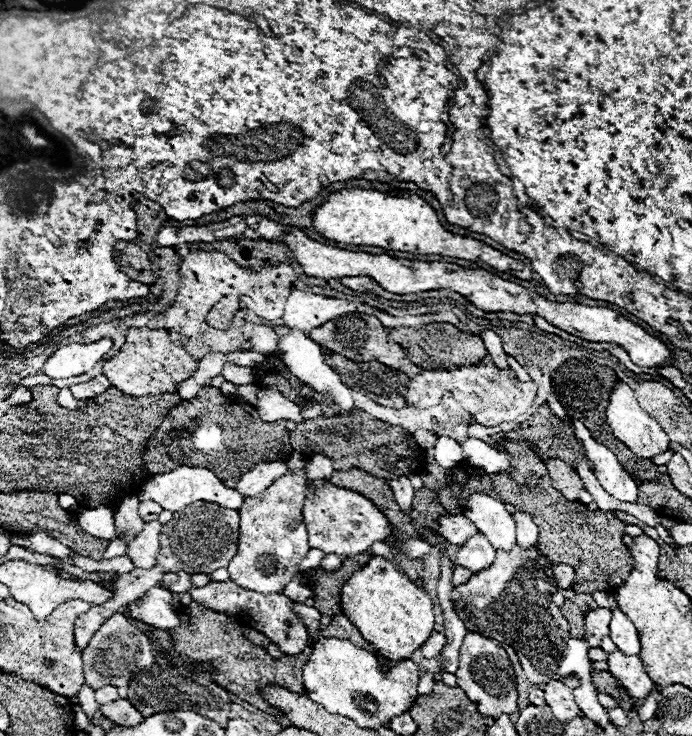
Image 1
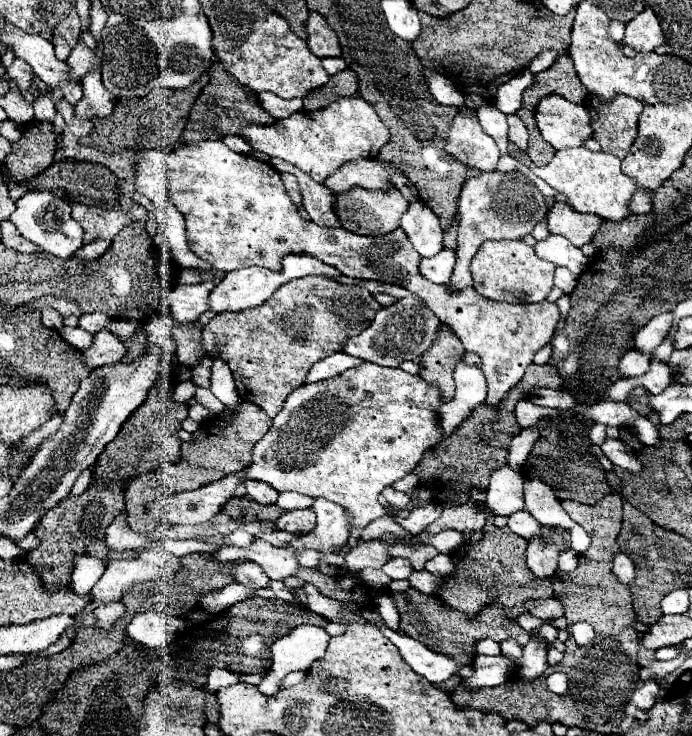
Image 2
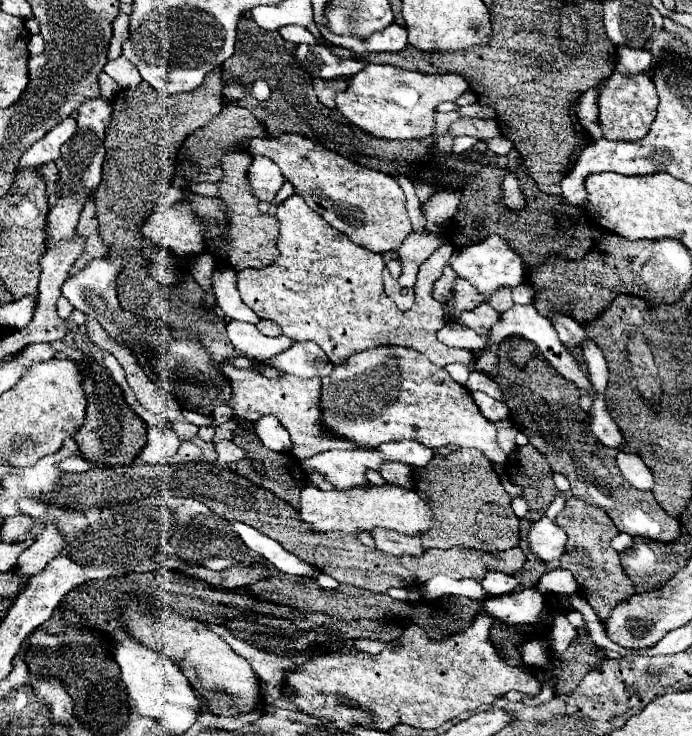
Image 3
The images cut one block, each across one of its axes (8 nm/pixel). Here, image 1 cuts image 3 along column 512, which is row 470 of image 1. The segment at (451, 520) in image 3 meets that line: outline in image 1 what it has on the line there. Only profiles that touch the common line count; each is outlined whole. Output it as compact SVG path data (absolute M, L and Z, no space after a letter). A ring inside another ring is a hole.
M500 442L508 454L514 456L514 468L508 474L496 472L492 476L492 486L498 494L502 494L506 504L524 506L532 520L536 522L540 536L540 550L548 556L552 566L570 564L574 568L574 584L576 592L614 592L620 582L628 576L632 568L632 558L622 542L624 538L624 522L614 514L604 514L600 510L588 510L584 504L566 500L558 490L552 488L548 470L542 460L536 458L532 448L526 442Z

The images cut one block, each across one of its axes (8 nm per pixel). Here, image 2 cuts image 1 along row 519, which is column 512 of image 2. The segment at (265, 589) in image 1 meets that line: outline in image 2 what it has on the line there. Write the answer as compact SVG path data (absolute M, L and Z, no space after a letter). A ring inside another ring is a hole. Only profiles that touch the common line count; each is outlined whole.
M490 240L484 242L470 262L474 288L490 300L504 300L514 304L528 304L544 300L554 288L552 264L540 260L534 250L522 240Z

